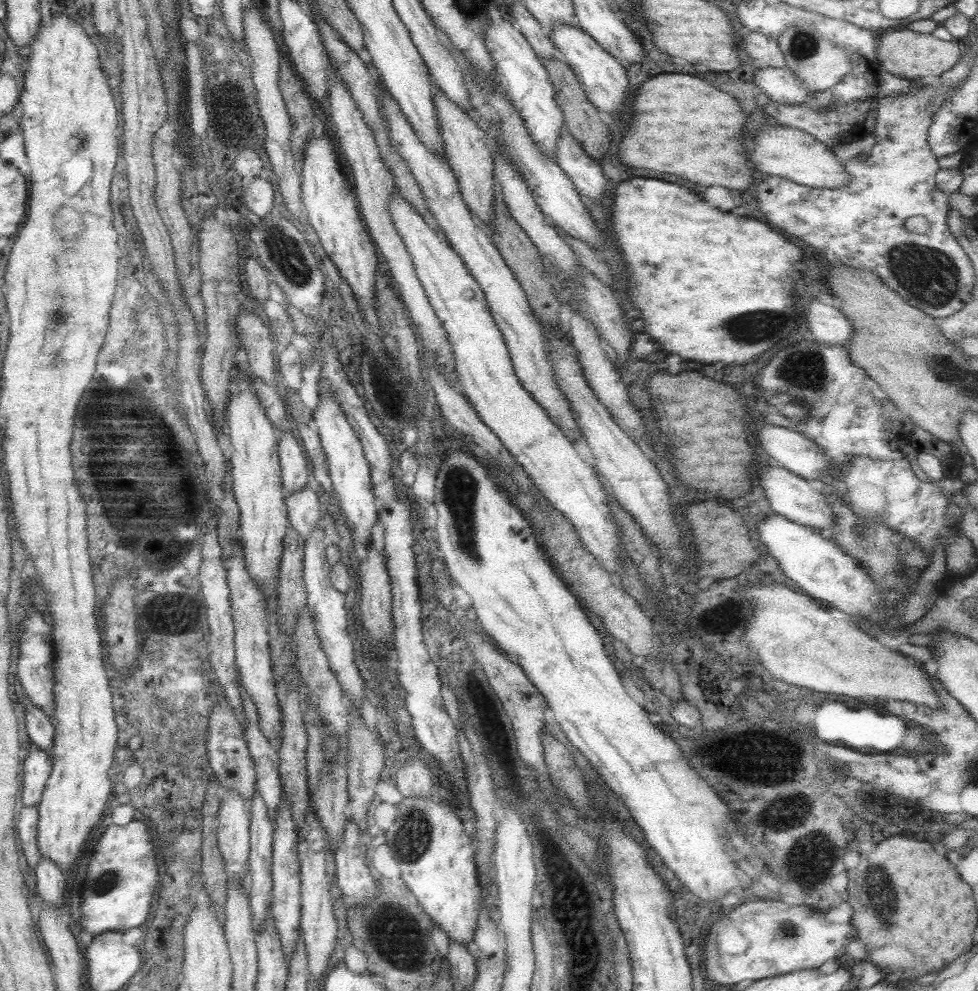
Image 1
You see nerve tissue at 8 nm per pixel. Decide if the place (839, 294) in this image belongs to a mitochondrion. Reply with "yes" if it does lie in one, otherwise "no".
no

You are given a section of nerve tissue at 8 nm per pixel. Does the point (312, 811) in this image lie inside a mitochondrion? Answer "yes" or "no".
no

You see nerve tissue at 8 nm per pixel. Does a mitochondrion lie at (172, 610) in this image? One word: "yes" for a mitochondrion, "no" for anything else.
yes

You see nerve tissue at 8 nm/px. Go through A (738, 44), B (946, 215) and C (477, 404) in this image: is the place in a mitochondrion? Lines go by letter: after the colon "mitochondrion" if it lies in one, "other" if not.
A: other
B: other
C: other

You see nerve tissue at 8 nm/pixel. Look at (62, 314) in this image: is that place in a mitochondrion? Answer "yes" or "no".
yes

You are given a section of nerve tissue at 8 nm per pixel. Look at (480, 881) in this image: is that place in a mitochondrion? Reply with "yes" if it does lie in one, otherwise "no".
no

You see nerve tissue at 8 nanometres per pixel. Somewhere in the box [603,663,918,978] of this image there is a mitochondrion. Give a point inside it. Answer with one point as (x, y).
(881, 881)

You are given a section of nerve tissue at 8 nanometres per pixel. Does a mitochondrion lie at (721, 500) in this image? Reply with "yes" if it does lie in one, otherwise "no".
no

